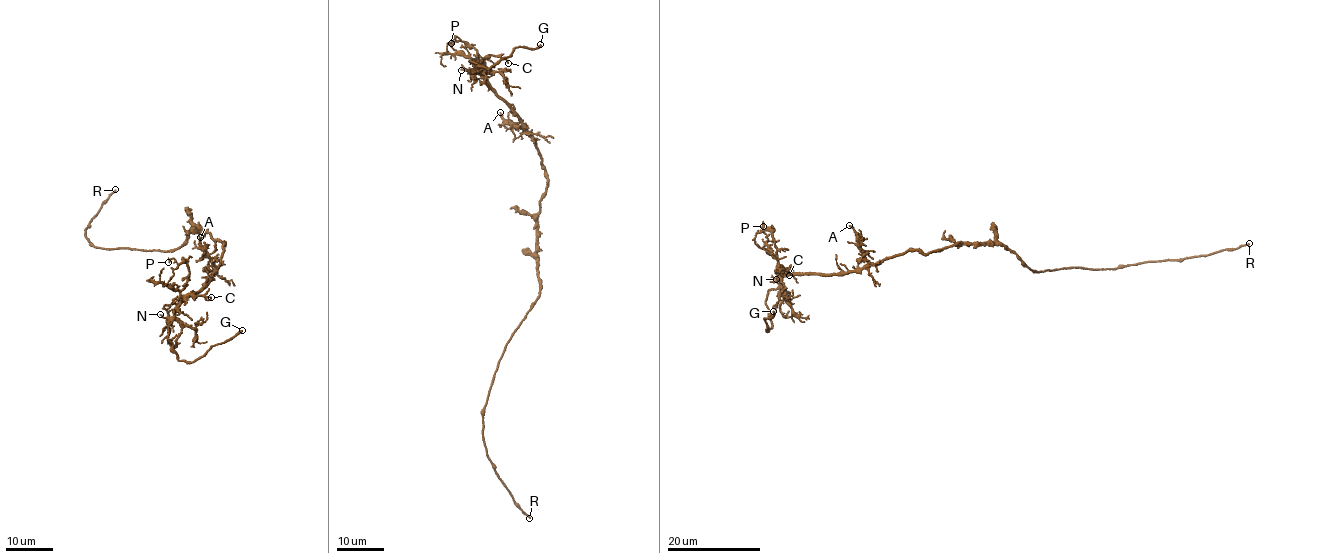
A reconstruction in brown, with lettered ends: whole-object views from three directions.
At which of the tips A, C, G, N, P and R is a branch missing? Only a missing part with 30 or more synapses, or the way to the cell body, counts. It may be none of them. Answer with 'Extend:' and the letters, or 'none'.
Extend: G, R

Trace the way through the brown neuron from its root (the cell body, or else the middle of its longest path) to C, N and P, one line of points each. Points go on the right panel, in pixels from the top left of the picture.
C: (964, 244), (928, 253), (909, 250), (849, 272), (787, 273), (776, 267), (782, 275), (789, 275)
N: (964, 244), (945, 246), (928, 253), (909, 250), (849, 272), (788, 273), (782, 277), (781, 285), (776, 279)
P: (964, 244), (928, 253), (909, 250), (849, 272), (787, 273), (778, 264), (773, 234), (763, 226)

